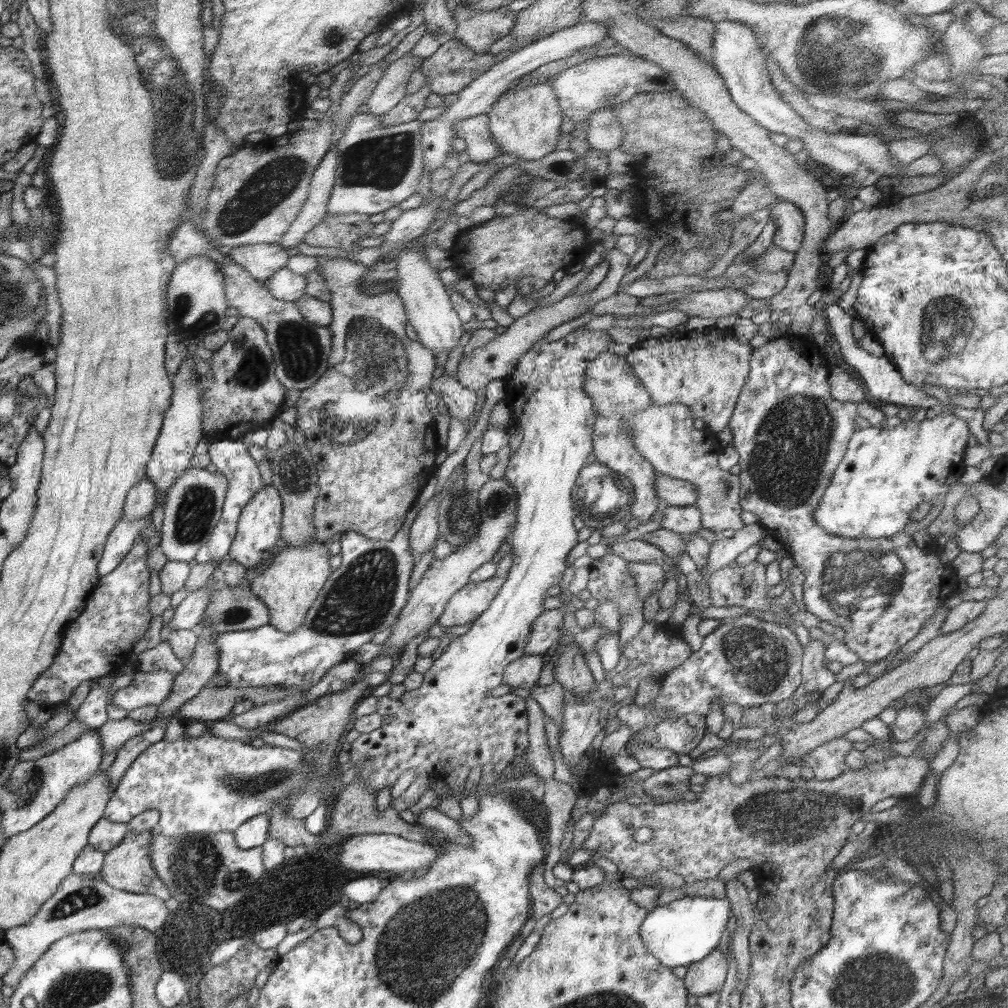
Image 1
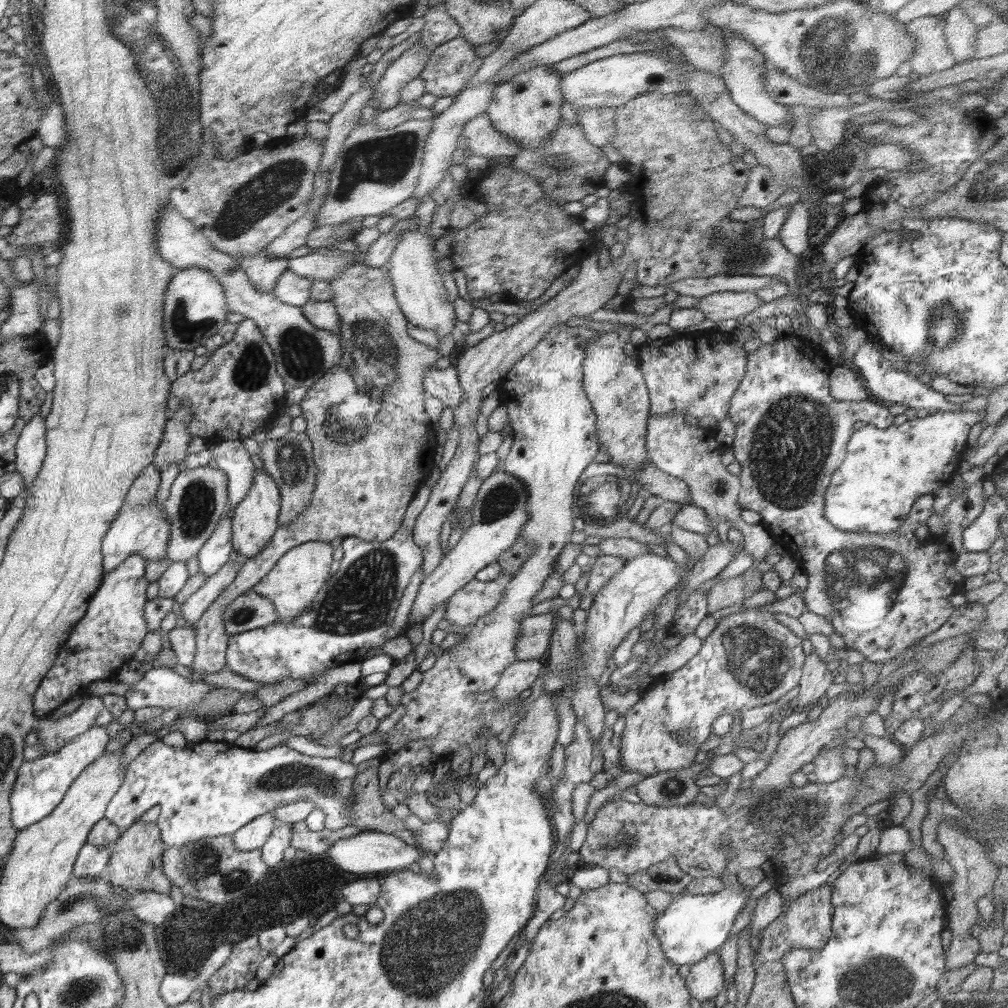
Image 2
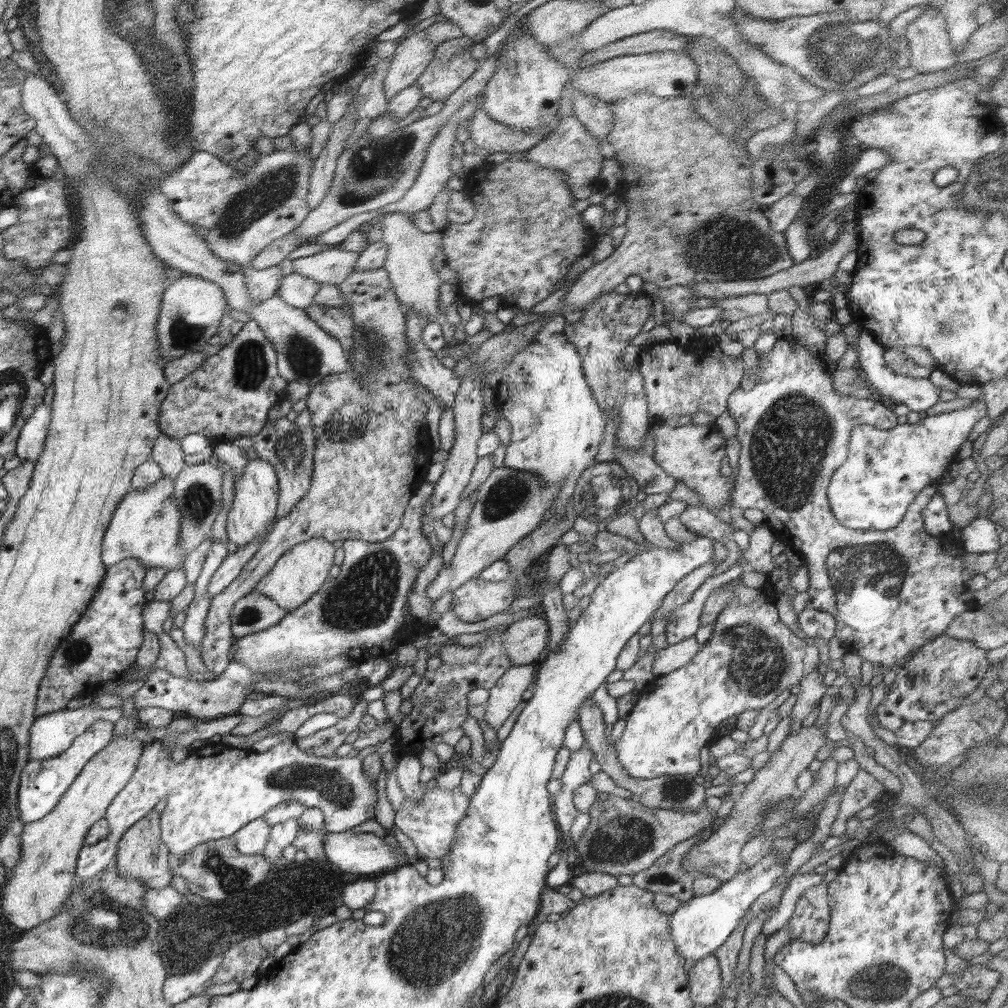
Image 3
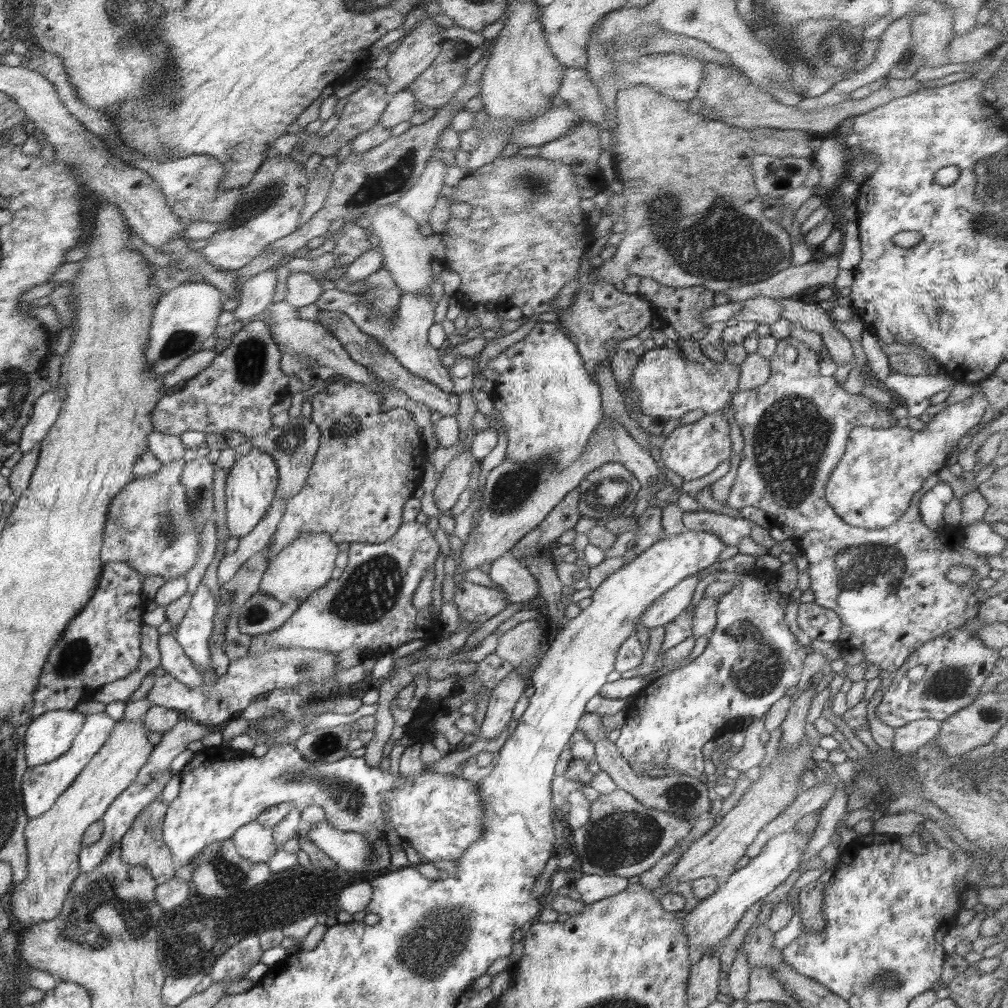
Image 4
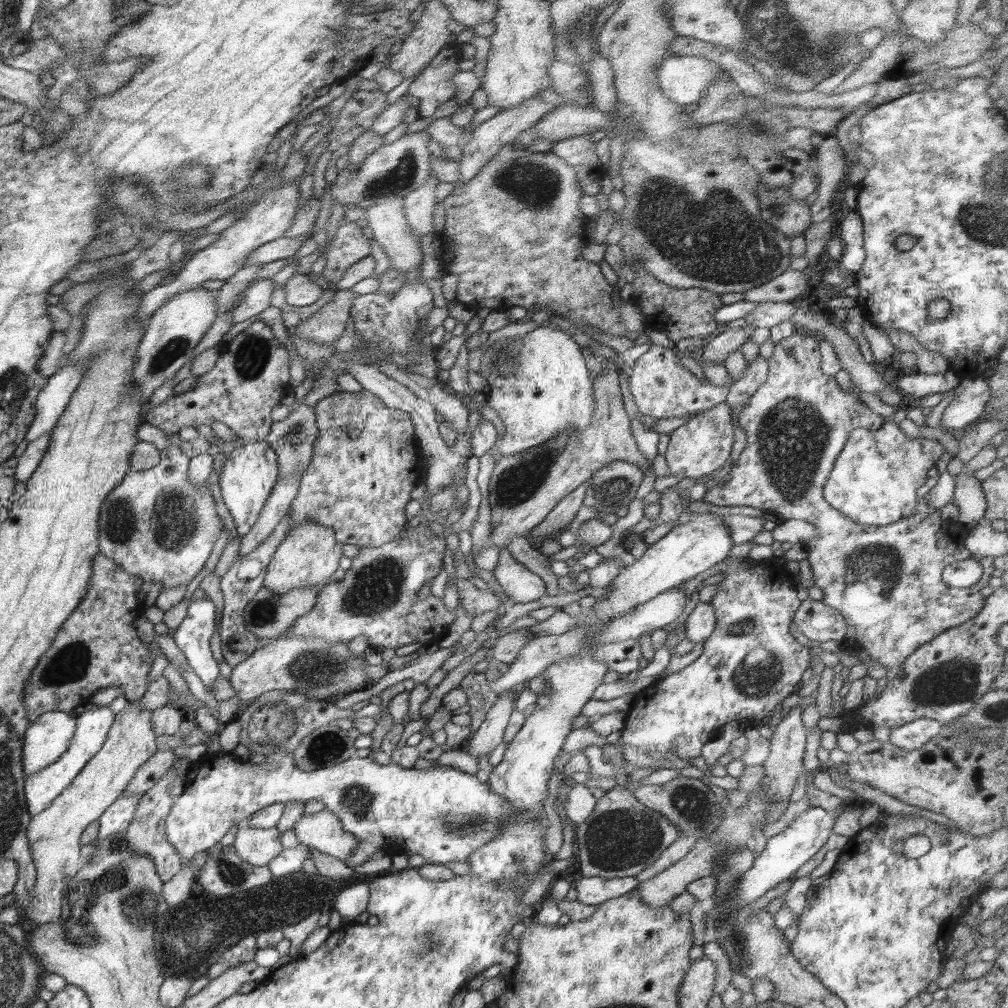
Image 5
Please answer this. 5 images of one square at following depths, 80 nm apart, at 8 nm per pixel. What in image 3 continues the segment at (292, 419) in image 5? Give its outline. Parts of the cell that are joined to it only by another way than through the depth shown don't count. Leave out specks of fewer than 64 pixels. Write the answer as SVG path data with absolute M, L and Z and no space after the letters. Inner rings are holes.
M293 423L293 429L288 432L278 431L278 438L266 438L262 432L256 435L256 442L253 443L253 449L258 457L267 460L273 465L279 484L279 499L277 504L277 516L282 518L286 516L296 506L296 503L302 498L311 485L313 473L313 456L316 448L315 434L311 426L296 426Z

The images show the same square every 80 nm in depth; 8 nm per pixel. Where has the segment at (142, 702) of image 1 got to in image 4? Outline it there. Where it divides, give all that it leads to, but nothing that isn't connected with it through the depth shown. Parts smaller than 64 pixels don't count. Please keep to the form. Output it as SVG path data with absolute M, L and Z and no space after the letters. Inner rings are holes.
M273 649L266 652L264 655L246 656L242 659L232 659L228 667L228 672L224 676L219 676L216 680L216 684L202 684L200 688L190 688L189 685L182 684L176 677L160 676L154 680L154 686L148 690L146 699L151 704L158 707L173 709L174 711L188 712L188 718L192 718L193 721L198 724L204 724L204 726L222 726L227 722L230 722L230 717L236 712L245 710L250 703L254 702L256 696L260 694L266 694L270 690L282 690L282 688L292 688L301 684L312 683L311 689L313 690L312 698L314 694L321 692L330 692L333 687L339 687L344 689L343 685L340 685L337 678L339 672L337 668L336 658L338 655L328 653L328 650L316 650L316 649Z

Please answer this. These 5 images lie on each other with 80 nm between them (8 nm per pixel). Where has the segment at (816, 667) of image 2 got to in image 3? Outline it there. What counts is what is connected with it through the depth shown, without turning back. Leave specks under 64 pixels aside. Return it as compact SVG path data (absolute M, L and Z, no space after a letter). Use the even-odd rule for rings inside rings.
M817 668L802 677L799 686L800 693L797 695L794 705L791 706L790 736L800 732L804 719L813 712L814 704L818 703L828 690L828 687L824 686L824 678Z

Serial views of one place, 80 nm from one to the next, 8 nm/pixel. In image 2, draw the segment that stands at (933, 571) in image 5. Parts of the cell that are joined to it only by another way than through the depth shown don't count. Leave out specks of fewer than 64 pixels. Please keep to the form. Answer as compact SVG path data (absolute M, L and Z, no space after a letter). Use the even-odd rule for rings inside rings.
M795 333L785 336L778 336L772 344L762 344L757 350L753 350L747 356L747 371L745 377L742 379L740 386L736 389L734 396L730 401L729 416L730 420L735 424L735 438L731 444L734 451L735 461L742 465L740 472L741 489L739 492L738 504L742 509L754 510L761 516L761 527L766 527L775 538L775 542L783 544L785 551L797 558L798 564L803 568L803 572L807 576L808 584L803 592L804 604L807 610L814 614L824 616L830 624L835 628L838 634L841 634L845 640L846 648L857 650L864 656L868 662L876 662L888 664L898 654L908 650L916 641L919 642L921 638L938 630L950 616L953 615L954 607L948 601L948 596L964 591L963 583L965 577L962 576L953 565L955 561L954 556L950 556L949 546L946 544L933 544L927 541L919 541L914 535L914 529L920 524L925 524L926 520L933 514L932 504L934 502L935 494L925 494L916 500L912 505L911 512L906 517L906 520L898 527L898 530L888 534L872 534L872 533L854 533L844 532L832 526L823 514L823 506L825 499L825 492L831 481L832 473L840 466L847 454L847 444L851 436L855 433L858 425L872 425L876 428L885 429L893 425L894 417L888 411L888 405L879 402L873 398L861 400L860 402L842 402L836 400L829 391L829 376L828 373L832 370L833 362L827 360L824 362L824 356L820 356L822 350L818 350L818 344L805 340Z

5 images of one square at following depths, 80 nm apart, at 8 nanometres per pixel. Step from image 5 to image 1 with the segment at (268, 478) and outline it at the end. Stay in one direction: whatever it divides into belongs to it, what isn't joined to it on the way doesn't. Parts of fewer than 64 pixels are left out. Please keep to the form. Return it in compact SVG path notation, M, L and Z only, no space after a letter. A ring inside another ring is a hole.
M272 484L263 486L242 509L235 539L230 545L228 556L245 568L257 568L267 562L276 544L281 538L281 520L283 517L283 502L278 489Z

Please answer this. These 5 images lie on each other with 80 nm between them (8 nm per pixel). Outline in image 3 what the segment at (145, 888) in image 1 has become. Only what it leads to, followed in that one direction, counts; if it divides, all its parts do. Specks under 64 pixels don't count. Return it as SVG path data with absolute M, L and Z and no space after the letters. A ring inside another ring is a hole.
M152 810L122 835L119 840L115 857L115 869L123 878L135 878L148 889L164 888L172 880L172 854L169 847L161 838L161 815Z

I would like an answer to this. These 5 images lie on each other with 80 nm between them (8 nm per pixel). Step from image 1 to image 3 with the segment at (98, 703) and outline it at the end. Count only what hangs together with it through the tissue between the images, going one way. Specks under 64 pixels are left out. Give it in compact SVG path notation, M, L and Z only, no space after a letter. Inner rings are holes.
M88 703L87 705L78 708L78 710L66 709L62 712L52 712L44 716L39 714L38 721L30 729L30 760L54 758L68 750L74 739L84 733L90 725L94 725L96 721L106 720L110 723L116 723L117 720L123 717L121 709L106 710L106 708L100 708L100 706L93 703Z

